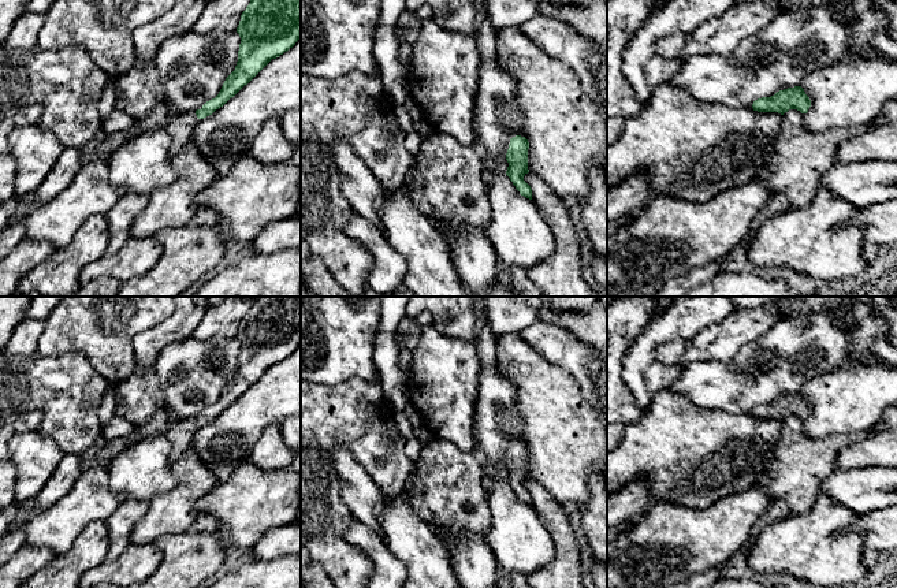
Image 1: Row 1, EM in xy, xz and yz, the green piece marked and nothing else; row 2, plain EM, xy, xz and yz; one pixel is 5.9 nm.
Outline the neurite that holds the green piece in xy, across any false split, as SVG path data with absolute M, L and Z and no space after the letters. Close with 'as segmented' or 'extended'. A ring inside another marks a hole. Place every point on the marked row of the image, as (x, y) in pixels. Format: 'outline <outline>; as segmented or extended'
outline M250 0L241 15L237 33L241 37L238 62L219 94L197 111L172 112L164 126L171 137L170 159L190 139L200 122L232 98L272 59L295 45L301 38L301 0Z; extended

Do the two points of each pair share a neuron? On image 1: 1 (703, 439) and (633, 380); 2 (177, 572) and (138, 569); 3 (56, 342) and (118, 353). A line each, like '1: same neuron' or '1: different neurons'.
1: different neurons
2: different neurons
3: same neuron

